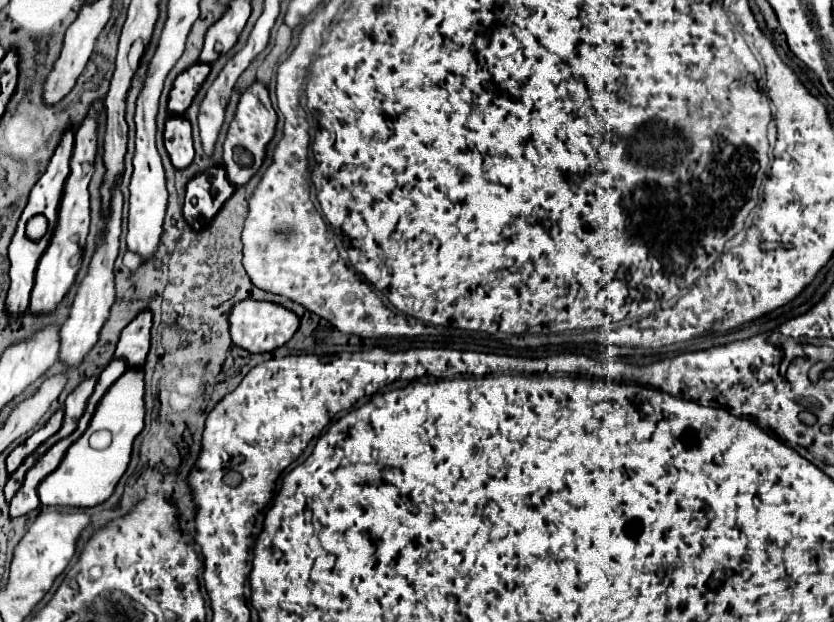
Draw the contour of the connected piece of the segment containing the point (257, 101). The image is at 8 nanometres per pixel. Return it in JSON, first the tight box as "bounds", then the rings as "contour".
{"bounds":[223,83,277,187],"contour":[[[253,83],[239,99],[235,119],[229,127],[227,139],[223,143],[223,167],[227,171],[227,179],[235,187],[243,187],[245,181],[249,181],[263,165],[265,153],[267,153],[267,143],[275,135],[275,125],[277,125],[277,113],[271,107],[269,101],[269,91],[261,83]]]}

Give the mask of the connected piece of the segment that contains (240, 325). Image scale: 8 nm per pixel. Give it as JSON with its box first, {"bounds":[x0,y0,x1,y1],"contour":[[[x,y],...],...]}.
{"bounds":[229,301,299,353],"contour":[[[241,301],[231,309],[229,325],[231,325],[231,339],[235,345],[247,349],[249,353],[267,353],[267,351],[275,351],[277,347],[293,339],[293,335],[299,329],[299,317],[277,303]]]}

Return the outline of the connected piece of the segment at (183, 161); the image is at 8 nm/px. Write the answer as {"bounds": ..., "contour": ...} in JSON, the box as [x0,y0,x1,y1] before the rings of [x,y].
{"bounds":[165,117,193,169],"contour":[[[169,117],[165,123],[165,149],[175,169],[185,169],[193,161],[191,125],[185,117]]]}

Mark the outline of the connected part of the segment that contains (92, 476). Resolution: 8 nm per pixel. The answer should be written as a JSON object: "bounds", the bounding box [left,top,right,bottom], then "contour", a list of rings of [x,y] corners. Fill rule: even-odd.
{"bounds":[39,369,145,507],"contour":[[[127,369],[113,385],[111,389],[103,395],[103,399],[97,405],[97,411],[87,427],[87,431],[83,433],[83,437],[79,441],[75,441],[65,457],[63,463],[59,463],[59,467],[49,473],[43,483],[39,485],[39,499],[43,507],[95,507],[103,501],[107,501],[117,485],[117,481],[121,479],[121,475],[125,473],[127,465],[129,465],[129,455],[131,455],[131,447],[135,437],[143,431],[143,415],[145,415],[145,405],[143,405],[143,371],[133,371]],[[107,429],[113,435],[113,441],[107,449],[93,449],[89,445],[89,435],[95,431]]]}

